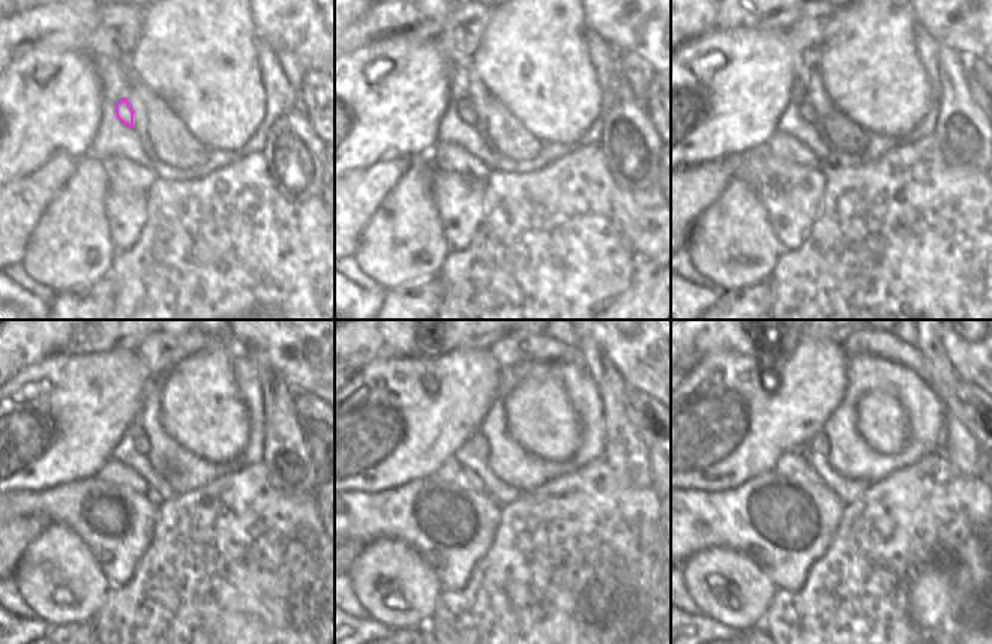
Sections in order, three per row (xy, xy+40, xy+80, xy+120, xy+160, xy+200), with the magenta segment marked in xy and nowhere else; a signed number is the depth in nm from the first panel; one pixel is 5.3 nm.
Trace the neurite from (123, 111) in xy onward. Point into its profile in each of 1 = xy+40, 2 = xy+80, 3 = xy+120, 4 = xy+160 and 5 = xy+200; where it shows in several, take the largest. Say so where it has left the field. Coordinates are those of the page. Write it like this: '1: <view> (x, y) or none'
1: xy+40 (465, 108)
2: xy+80 (808, 113)
3: xy+120 (140, 440)
4: xy+160 (477, 443)
5: xy+200 (820, 445)

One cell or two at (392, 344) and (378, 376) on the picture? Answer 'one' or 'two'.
two

